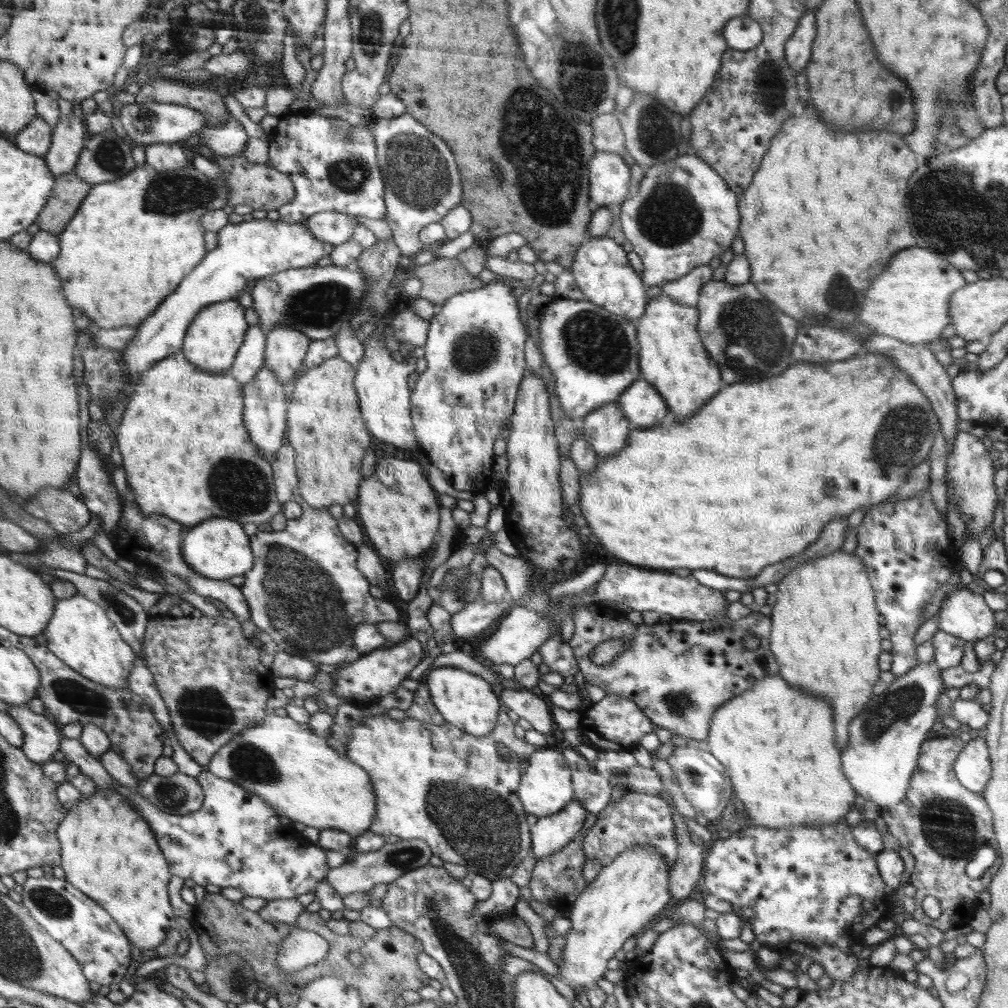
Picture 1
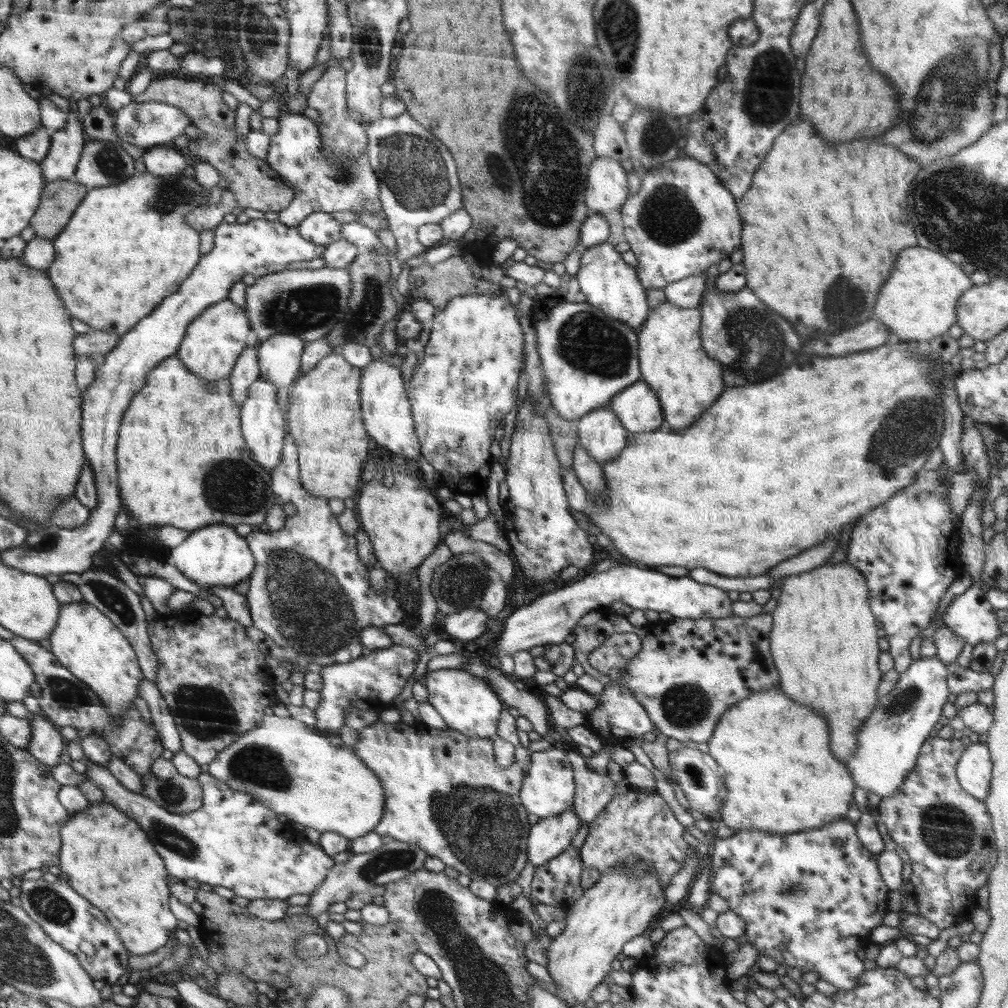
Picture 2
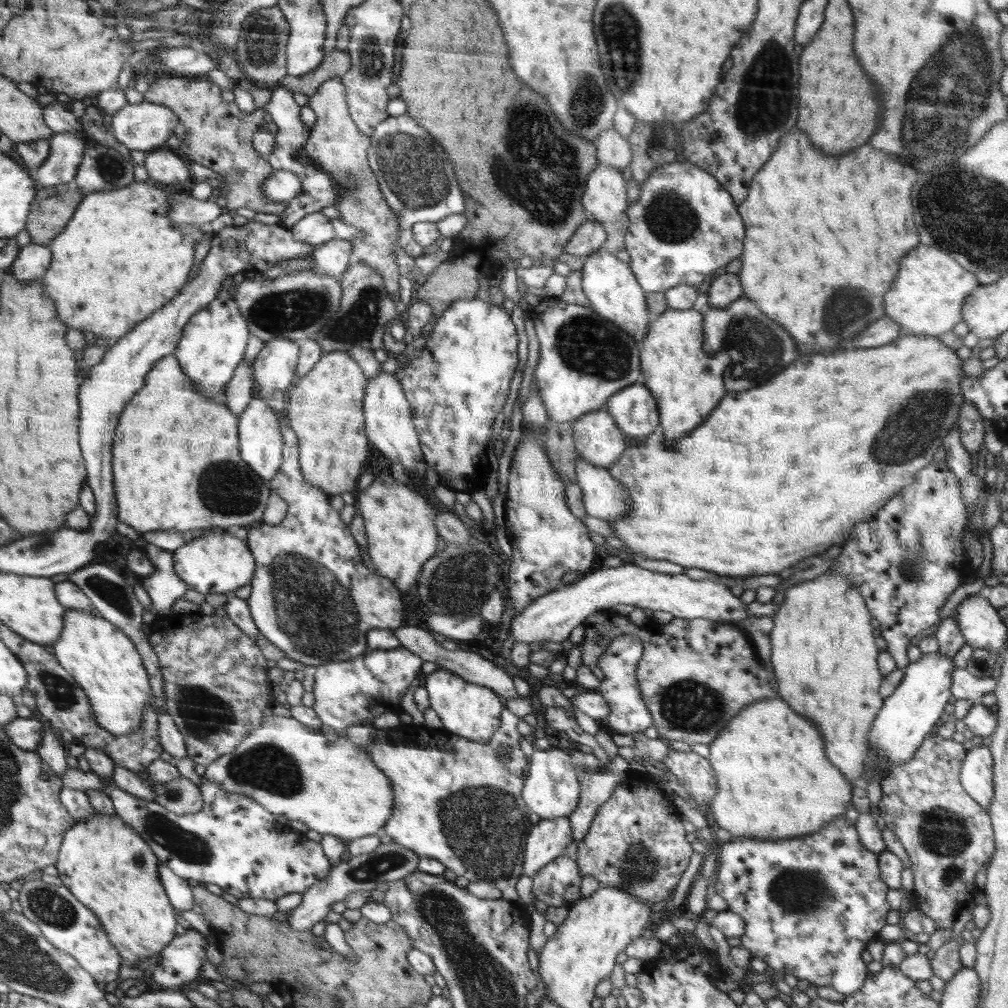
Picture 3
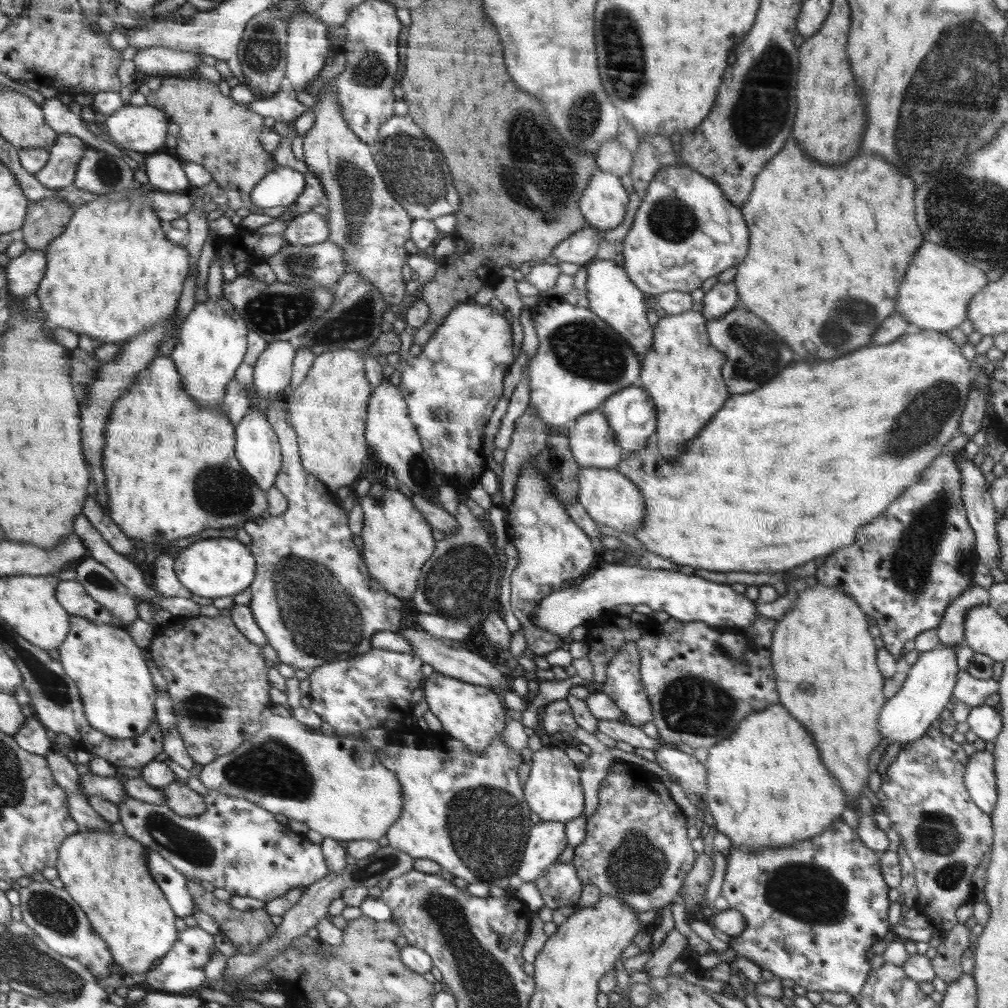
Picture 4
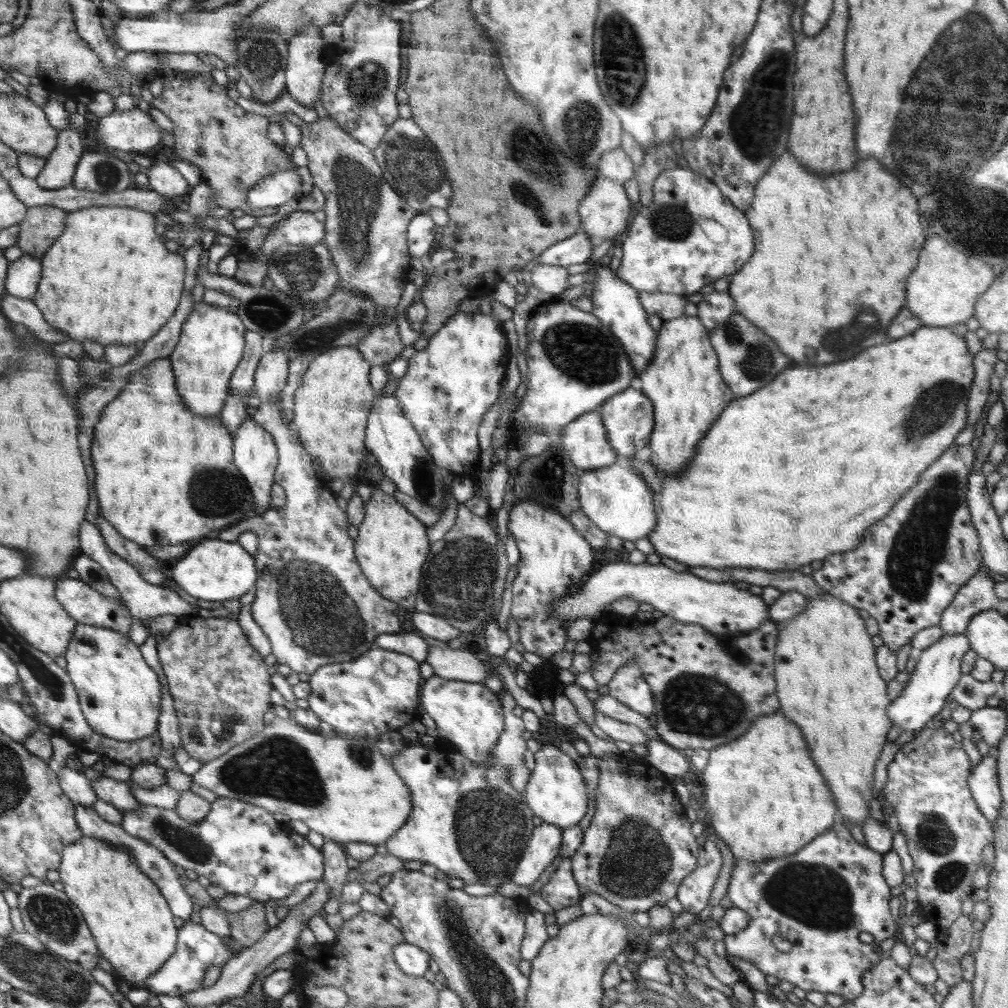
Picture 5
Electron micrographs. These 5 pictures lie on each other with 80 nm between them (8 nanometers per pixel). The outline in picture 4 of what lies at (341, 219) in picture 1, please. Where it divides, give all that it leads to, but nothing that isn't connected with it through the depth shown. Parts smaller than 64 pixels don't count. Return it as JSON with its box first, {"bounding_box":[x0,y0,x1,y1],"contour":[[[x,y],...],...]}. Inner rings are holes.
{"bounding_box":[283,212,328,245],"contour":[[[310,212],[294,217],[283,233],[283,238],[296,245],[317,245],[328,240],[328,226],[320,213]]]}

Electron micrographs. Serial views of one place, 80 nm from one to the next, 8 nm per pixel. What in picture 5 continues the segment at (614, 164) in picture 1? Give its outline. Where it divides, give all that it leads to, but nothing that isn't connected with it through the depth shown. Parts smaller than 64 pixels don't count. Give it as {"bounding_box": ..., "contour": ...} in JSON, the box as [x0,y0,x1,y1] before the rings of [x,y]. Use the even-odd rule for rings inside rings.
{"bounding_box":[581,173,630,240],"contour":[[[598,173],[594,177],[593,188],[581,202],[581,230],[592,240],[614,238],[616,234],[622,236],[622,232],[627,232],[630,212],[630,200],[622,184]]]}

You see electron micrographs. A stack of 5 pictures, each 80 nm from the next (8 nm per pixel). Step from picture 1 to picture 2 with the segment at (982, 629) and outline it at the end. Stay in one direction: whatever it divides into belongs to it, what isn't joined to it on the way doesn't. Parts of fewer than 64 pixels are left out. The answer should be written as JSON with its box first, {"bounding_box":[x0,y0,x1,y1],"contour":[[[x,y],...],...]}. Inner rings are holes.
{"bounding_box":[944,586,1001,645],"contour":[[[972,586],[952,600],[944,615],[944,625],[971,645],[994,643],[1001,635],[996,610],[985,596],[980,588]]]}

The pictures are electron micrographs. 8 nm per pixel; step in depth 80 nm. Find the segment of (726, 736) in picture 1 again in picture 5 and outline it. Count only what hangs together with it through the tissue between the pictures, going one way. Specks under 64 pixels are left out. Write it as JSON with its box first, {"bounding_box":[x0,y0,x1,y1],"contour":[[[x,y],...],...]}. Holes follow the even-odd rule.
{"bounding_box":[698,710,838,864],"contour":[[[780,710],[774,714],[767,714],[766,716],[757,718],[752,723],[752,726],[748,728],[746,734],[737,738],[734,742],[728,742],[722,746],[710,749],[709,752],[707,767],[699,773],[698,777],[699,783],[704,791],[702,800],[710,809],[707,817],[709,819],[708,823],[711,824],[710,827],[713,828],[712,831],[728,845],[736,861],[760,864],[762,861],[768,861],[778,857],[791,857],[798,850],[807,846],[811,840],[814,840],[820,834],[826,833],[837,822],[838,806],[834,803],[834,795],[826,788],[826,784],[824,784],[824,780],[822,780],[822,775],[820,774],[821,771],[814,766],[814,762],[810,758],[810,752],[808,752],[808,746],[804,744],[804,736],[802,736],[800,728],[793,722],[788,722],[788,718]]]}

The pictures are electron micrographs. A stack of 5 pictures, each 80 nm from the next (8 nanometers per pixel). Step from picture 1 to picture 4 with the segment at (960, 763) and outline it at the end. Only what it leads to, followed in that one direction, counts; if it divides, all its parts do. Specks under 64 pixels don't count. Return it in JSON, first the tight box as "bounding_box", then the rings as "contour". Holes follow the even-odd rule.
{"bounding_box":[963,749,998,816],"contour":[[[985,749],[970,756],[963,782],[978,809],[988,816],[992,815],[998,797],[994,755]]]}

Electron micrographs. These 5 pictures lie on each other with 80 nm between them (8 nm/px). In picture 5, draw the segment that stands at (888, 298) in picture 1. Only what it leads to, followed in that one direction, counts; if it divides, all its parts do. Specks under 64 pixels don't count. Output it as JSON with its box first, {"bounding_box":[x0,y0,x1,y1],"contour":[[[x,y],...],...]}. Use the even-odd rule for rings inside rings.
{"bounding_box":[904,236,996,328],"contour":[[[930,236],[920,252],[920,262],[916,270],[908,278],[904,308],[910,310],[910,314],[914,314],[914,318],[922,322],[922,327],[950,328],[954,324],[966,323],[974,315],[973,307],[978,297],[990,288],[996,277],[991,266],[979,256],[967,255],[955,244],[948,244],[946,240],[942,240],[940,236]]]}

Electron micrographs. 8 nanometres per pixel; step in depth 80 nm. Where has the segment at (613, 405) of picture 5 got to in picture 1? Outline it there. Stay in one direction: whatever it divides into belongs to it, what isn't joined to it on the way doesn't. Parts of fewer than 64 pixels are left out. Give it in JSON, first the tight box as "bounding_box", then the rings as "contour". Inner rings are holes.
{"bounding_box":[616,379,669,430],"contour":[[[643,379],[626,389],[616,403],[626,414],[633,430],[659,426],[669,409],[660,391]]]}

